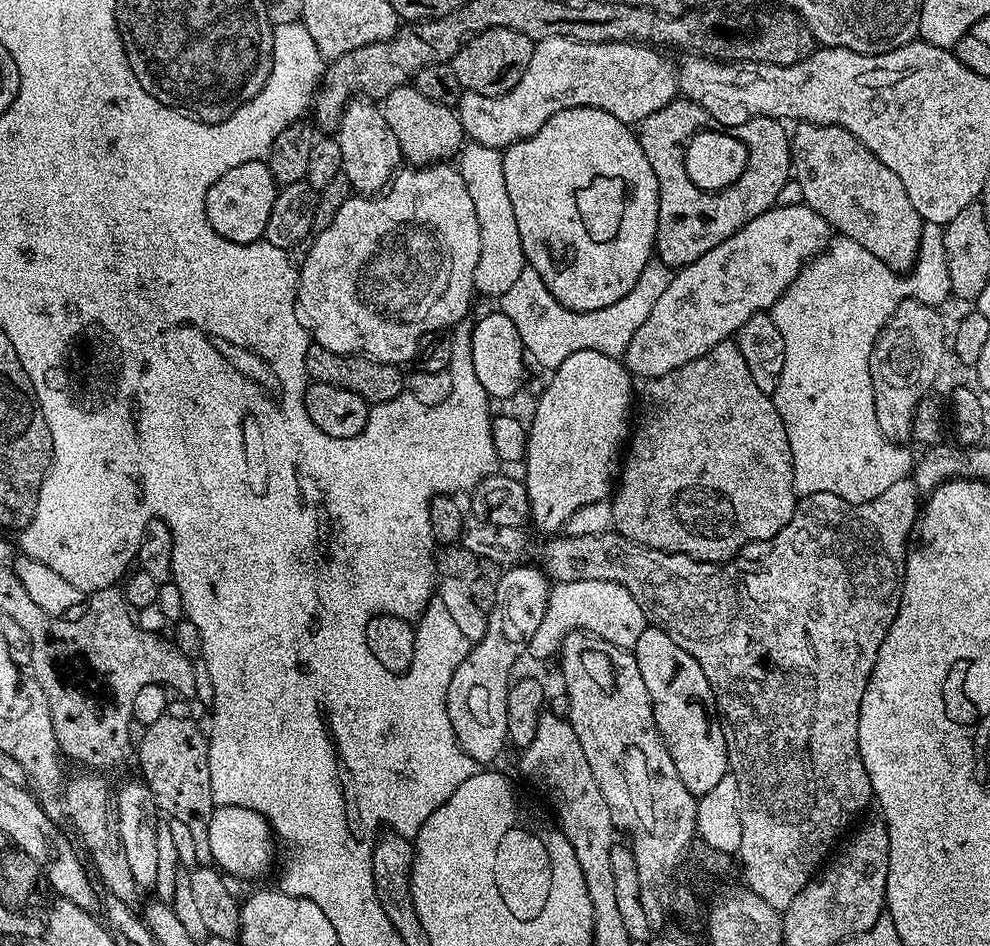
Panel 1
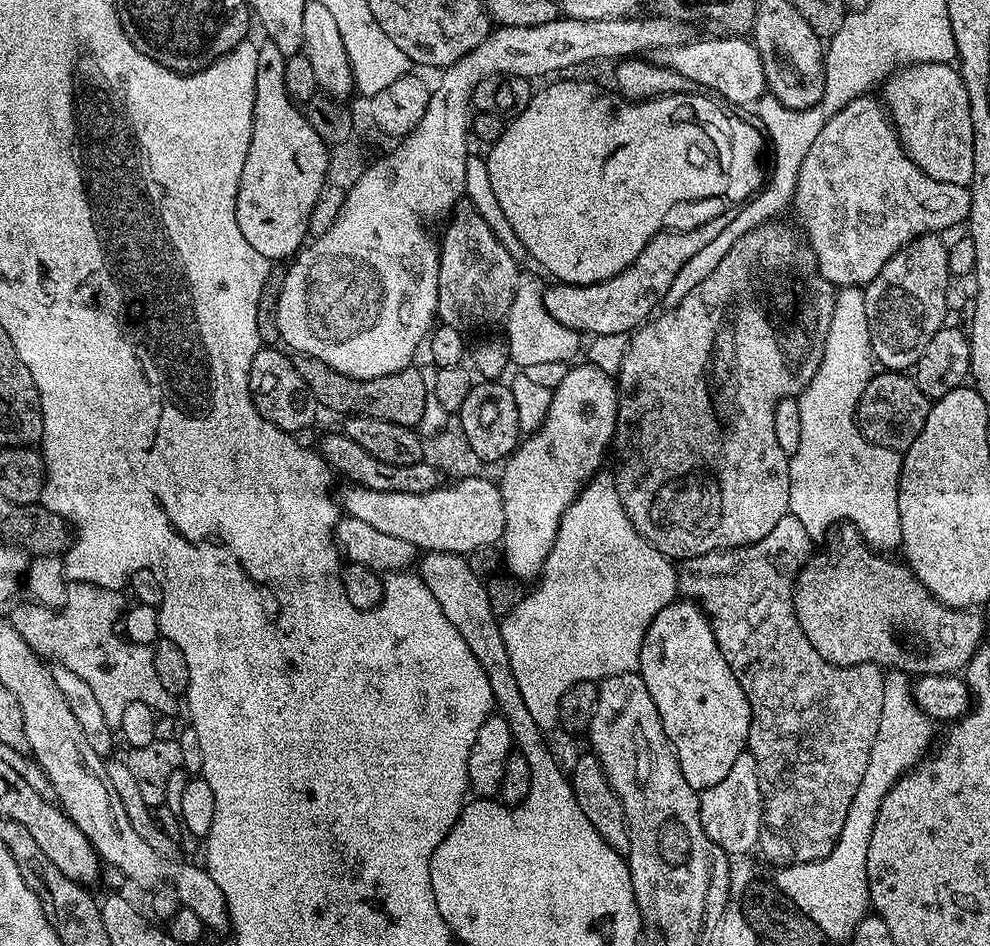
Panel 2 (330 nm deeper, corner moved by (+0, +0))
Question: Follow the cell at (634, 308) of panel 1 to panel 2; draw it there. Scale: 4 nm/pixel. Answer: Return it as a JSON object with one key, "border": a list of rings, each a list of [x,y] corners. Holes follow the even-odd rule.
{"border":[[[528,274],[521,275],[514,290],[514,302],[510,302],[510,310],[506,317],[508,358],[515,367],[517,364],[517,369],[520,370],[537,365],[538,362],[572,362],[577,359],[575,356],[579,352],[581,355],[582,352],[581,333],[562,326],[562,322],[558,322],[546,310],[544,289],[545,285],[540,284],[538,277],[528,276]]]}

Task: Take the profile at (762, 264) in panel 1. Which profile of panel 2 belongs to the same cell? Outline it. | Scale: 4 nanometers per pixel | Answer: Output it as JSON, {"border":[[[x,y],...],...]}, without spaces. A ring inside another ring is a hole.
{"border":[[[865,94],[854,98],[845,108],[838,110],[838,114],[831,116],[822,126],[822,134],[814,138],[814,146],[810,146],[806,154],[806,162],[802,162],[802,170],[798,174],[796,194],[792,198],[791,207],[796,208],[796,216],[801,224],[799,227],[812,248],[812,252],[816,255],[816,263],[822,278],[826,278],[834,286],[850,288],[867,286],[878,274],[878,270],[882,270],[882,266],[886,266],[886,262],[890,262],[890,258],[894,258],[894,254],[898,254],[898,250],[906,247],[911,240],[929,234],[943,234],[950,226],[964,224],[970,214],[970,191],[965,185],[938,182],[927,176],[904,152],[904,147],[900,144],[900,136],[892,125],[892,118],[888,115],[887,108],[877,97],[875,100],[872,94]]]}

